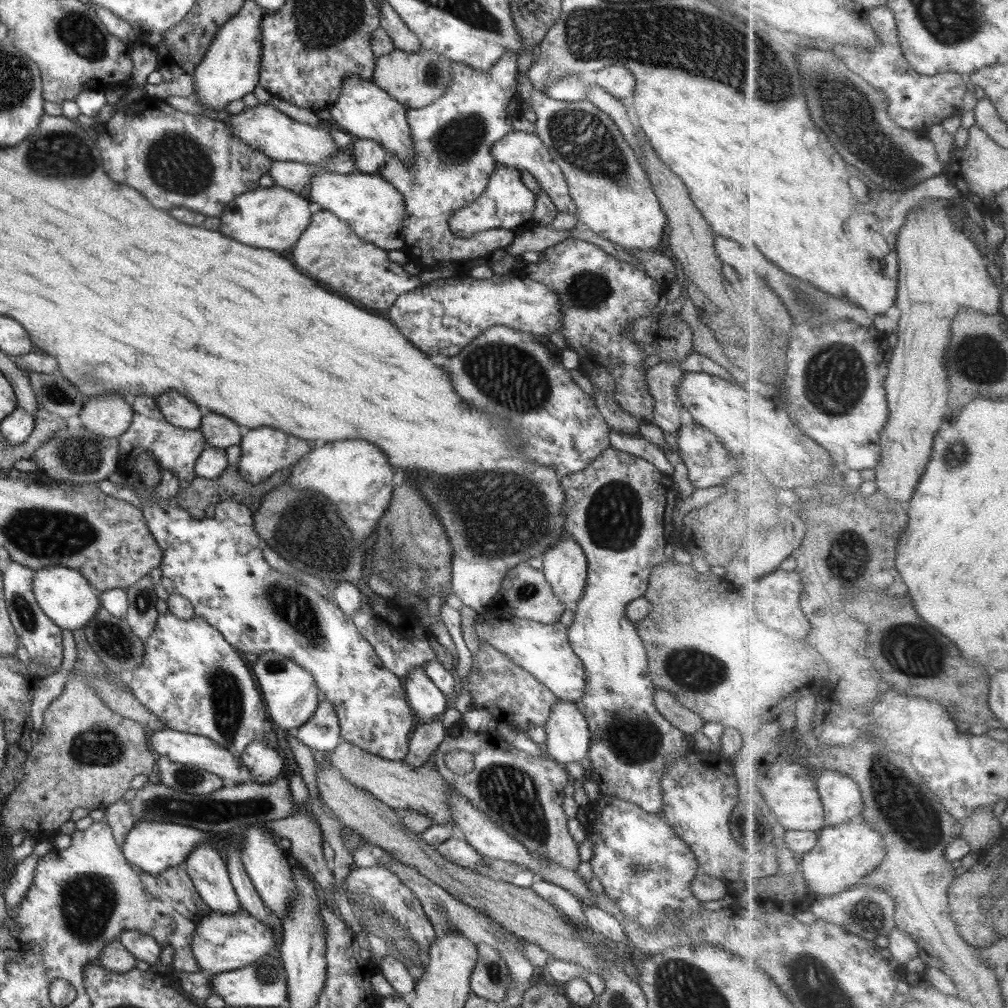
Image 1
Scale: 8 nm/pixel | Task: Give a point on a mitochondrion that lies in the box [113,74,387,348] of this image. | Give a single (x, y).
(176, 162)

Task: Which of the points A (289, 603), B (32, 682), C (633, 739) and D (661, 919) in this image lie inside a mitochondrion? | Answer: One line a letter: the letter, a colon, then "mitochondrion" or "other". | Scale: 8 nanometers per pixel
A: mitochondrion
B: other
C: mitochondrion
D: other

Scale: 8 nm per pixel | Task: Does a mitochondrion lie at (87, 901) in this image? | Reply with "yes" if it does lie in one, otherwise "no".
yes

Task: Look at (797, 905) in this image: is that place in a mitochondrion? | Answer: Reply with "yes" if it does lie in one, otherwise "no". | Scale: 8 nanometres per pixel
no

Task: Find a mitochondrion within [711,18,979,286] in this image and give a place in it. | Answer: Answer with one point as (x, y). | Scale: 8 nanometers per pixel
(845, 108)

